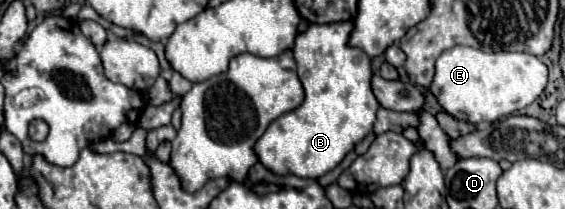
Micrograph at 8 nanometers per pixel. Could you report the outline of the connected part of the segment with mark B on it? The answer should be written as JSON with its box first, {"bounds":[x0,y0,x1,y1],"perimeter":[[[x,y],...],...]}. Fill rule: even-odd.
{"bounds":[254,21,378,179],"perimeter":[[[340,21],[340,23],[310,23],[306,31],[302,31],[296,37],[294,45],[294,59],[298,65],[298,77],[302,81],[302,87],[306,91],[306,97],[302,105],[290,113],[280,115],[274,119],[264,135],[256,141],[254,153],[258,155],[258,161],[276,175],[298,175],[298,177],[310,177],[318,179],[330,169],[334,169],[346,153],[350,153],[370,131],[376,119],[378,101],[374,99],[372,87],[370,87],[370,57],[362,49],[348,47],[348,35],[352,31],[352,21]]]}

